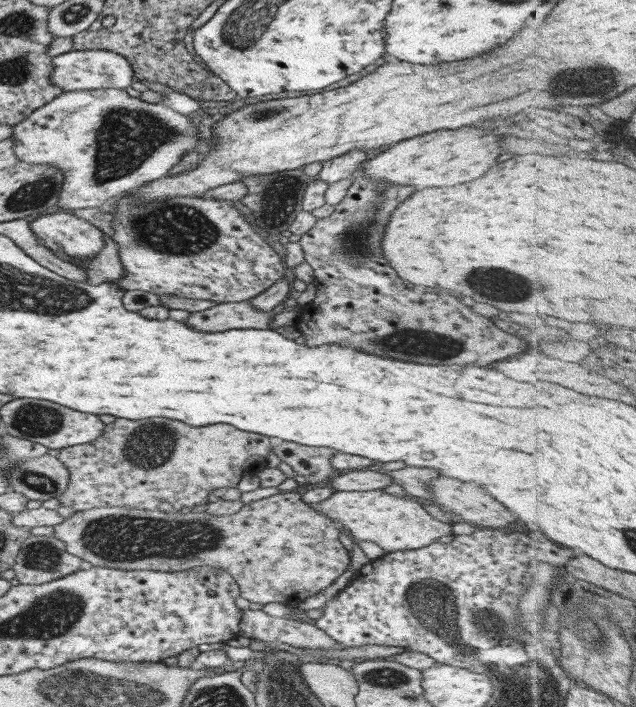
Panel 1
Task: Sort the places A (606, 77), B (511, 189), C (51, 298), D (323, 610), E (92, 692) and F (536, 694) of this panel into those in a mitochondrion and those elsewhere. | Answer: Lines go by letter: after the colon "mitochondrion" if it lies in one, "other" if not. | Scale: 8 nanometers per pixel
A: mitochondrion
B: other
C: mitochondrion
D: other
E: mitochondrion
F: mitochondrion

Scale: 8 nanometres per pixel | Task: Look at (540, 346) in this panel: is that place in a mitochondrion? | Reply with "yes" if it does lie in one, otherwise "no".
no

